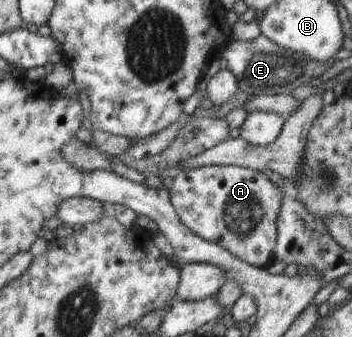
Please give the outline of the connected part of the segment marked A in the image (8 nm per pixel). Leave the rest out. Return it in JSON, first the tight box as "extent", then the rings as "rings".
{"extent":[168,165,284,268],"rings":[[[205,165],[194,169],[183,169],[168,188],[170,200],[179,220],[198,237],[221,245],[234,257],[260,268],[266,266],[274,258],[277,231],[276,220],[280,209],[284,190],[268,180],[266,172],[238,165]]]}

